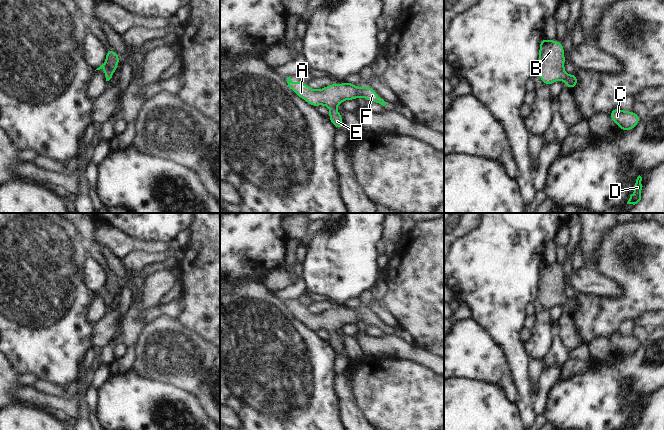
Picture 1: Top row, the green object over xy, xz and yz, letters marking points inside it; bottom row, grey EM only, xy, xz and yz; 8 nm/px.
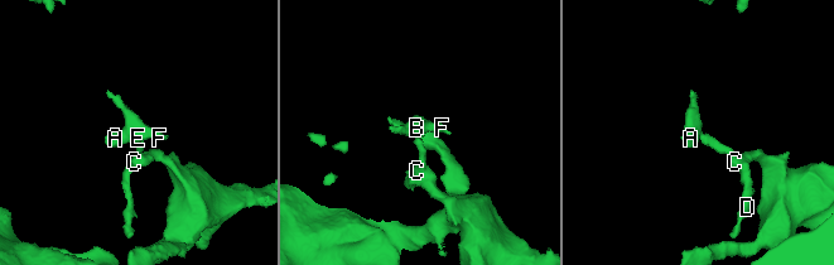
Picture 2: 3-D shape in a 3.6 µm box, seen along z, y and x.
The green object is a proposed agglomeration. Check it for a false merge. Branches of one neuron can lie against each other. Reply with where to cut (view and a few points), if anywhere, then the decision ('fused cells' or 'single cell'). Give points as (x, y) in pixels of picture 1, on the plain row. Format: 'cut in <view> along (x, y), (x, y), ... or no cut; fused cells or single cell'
no cut; single cell

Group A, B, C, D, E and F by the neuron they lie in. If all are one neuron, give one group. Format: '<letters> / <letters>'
A B C D E F

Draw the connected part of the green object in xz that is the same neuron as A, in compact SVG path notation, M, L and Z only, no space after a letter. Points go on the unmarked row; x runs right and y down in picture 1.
M290 301L287 302L288 311L294 314L294 318L305 324L313 331L324 329L330 333L328 343L336 353L343 353L342 338L336 334L336 330L341 329L345 324L357 324L360 320L369 326L376 326L386 329L376 314L371 310L357 311L352 306L342 308L332 307L324 312L314 314L307 310L306 306L293 306Z

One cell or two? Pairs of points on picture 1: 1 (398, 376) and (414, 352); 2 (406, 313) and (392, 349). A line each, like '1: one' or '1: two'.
1: two
2: two

